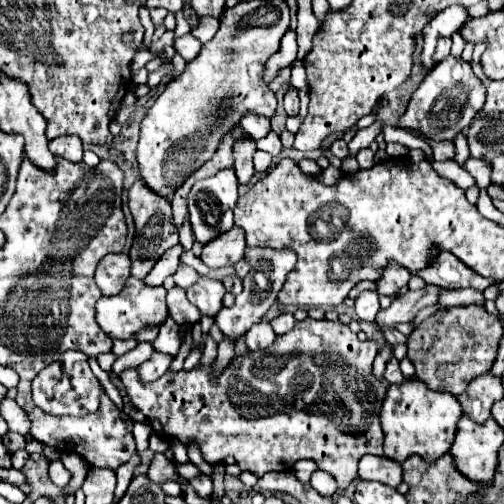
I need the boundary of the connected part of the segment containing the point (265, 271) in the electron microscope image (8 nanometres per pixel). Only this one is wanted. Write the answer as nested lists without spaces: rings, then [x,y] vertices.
[[[246,248],[244,260],[250,264],[250,272],[244,278],[244,290],[236,296],[236,304],[232,308],[222,308],[220,314],[216,314],[216,324],[220,330],[236,340],[238,336],[246,334],[256,322],[262,320],[266,310],[276,302],[276,296],[288,276],[288,272],[296,266],[296,252],[294,250],[272,250],[272,248]]]

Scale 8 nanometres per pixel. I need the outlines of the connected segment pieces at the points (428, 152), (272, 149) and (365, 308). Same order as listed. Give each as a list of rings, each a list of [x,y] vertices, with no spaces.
[[[384,126],[383,134],[385,140],[405,145],[409,150],[420,149],[431,160],[433,160],[432,149],[422,139],[413,135],[410,130],[398,127]]]
[[[270,132],[266,138],[258,140],[256,144],[258,144],[258,150],[266,150],[266,152],[270,152],[272,156],[278,156],[280,150],[282,150],[282,142],[280,142],[280,138],[278,138],[274,132]]]
[[[364,290],[364,292],[360,292],[360,296],[356,298],[356,314],[358,314],[358,318],[360,318],[360,320],[374,322],[378,310],[380,310],[378,294],[376,294],[374,290]]]

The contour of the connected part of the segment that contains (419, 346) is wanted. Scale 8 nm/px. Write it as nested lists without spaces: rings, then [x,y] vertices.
[[[484,306],[442,308],[408,336],[408,358],[416,366],[416,378],[424,380],[428,388],[458,396],[466,390],[470,380],[492,368],[500,336],[502,322],[498,316],[486,312]]]

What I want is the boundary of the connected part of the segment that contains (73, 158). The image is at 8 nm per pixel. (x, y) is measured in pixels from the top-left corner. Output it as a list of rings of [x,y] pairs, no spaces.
[[[60,136],[50,142],[50,150],[56,156],[62,156],[70,162],[80,162],[82,160],[82,142],[76,136]]]

